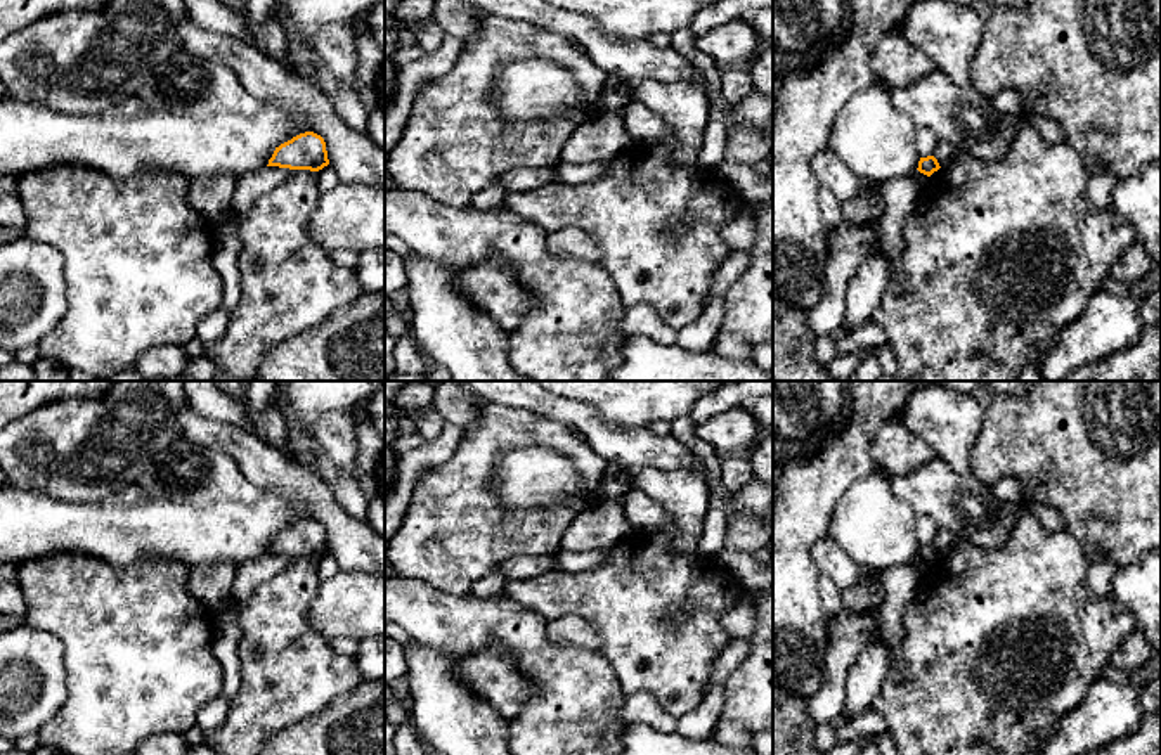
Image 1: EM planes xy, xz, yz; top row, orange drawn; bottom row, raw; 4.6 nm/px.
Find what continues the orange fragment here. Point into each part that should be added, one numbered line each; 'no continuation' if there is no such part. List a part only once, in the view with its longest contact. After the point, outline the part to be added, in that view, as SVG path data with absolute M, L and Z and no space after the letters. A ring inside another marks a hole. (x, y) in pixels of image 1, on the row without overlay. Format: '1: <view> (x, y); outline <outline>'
no continuation

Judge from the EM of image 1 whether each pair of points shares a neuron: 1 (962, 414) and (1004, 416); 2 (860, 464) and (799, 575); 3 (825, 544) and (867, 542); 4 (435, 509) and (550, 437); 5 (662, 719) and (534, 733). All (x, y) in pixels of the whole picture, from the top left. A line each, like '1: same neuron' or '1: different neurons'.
1: different neurons
2: same neuron
3: different neurons
4: same neuron
5: different neurons

